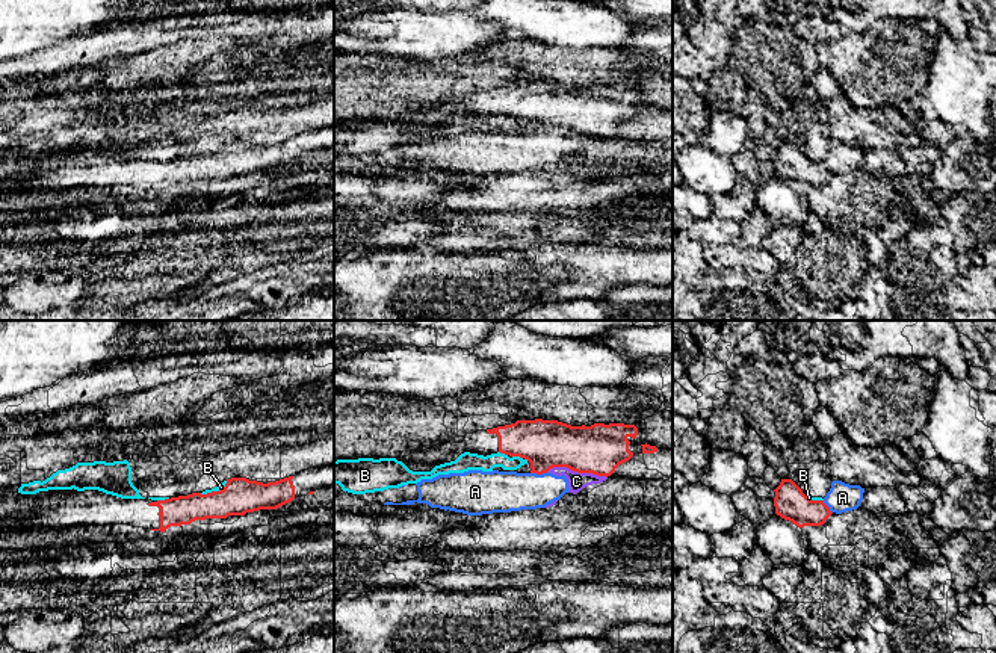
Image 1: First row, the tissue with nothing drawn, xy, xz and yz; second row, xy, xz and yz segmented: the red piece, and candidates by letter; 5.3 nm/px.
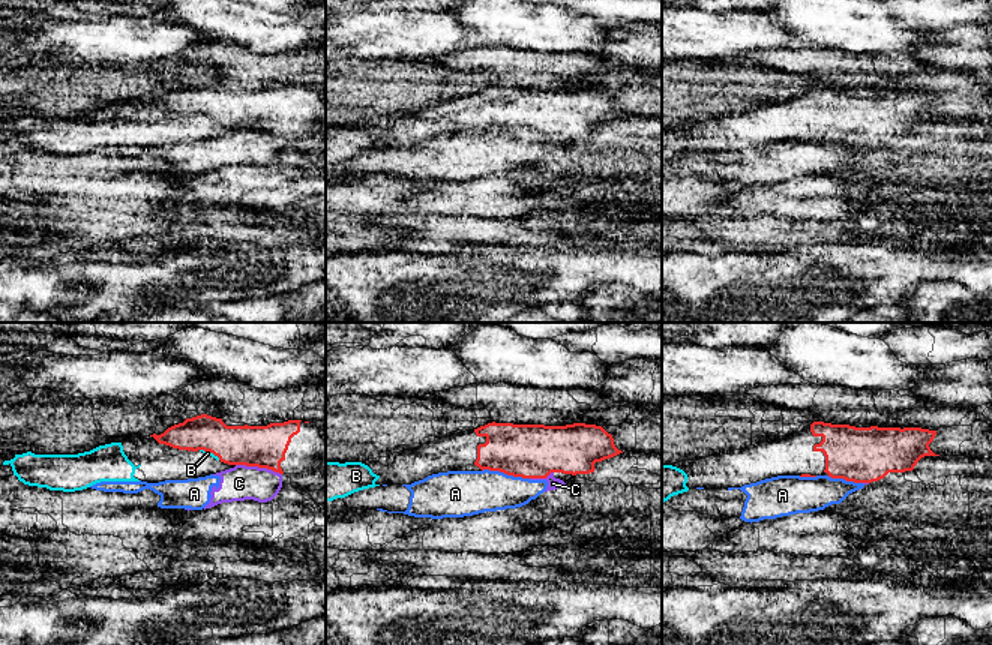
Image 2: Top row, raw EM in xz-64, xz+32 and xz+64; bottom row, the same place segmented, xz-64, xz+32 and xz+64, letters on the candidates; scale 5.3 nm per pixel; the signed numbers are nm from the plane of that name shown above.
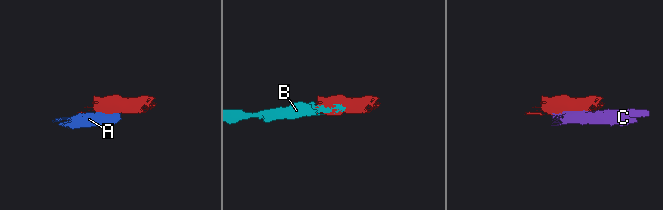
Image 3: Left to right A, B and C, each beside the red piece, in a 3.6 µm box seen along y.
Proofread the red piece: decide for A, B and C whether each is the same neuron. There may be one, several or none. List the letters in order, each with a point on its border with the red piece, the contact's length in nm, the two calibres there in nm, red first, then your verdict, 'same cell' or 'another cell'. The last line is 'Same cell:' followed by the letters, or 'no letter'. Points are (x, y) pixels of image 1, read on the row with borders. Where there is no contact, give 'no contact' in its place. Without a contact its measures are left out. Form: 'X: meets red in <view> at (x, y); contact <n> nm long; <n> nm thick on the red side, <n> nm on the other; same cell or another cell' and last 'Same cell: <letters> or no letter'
A: meets red in xz at (538, 473); contact 100 nm long; 260 nm thick on the red side, 220 nm on the other; another cell
B: meets red in xz at (517, 455); contact 60 nm long; 260 nm thick on the red side, 100 nm on the other; another cell
C: meets red in xz at (578, 472); contact 320 nm long; 260 nm thick on the red side, 100 nm on the other; another cell
Same cell: no letter

